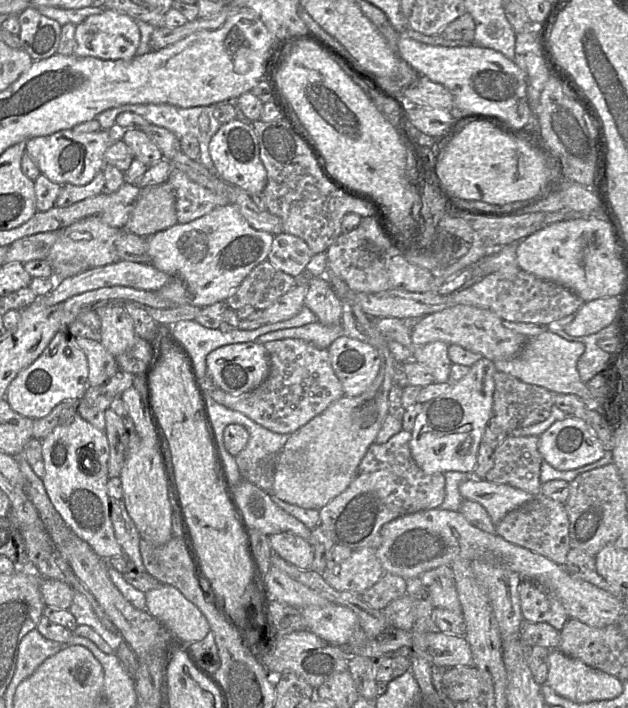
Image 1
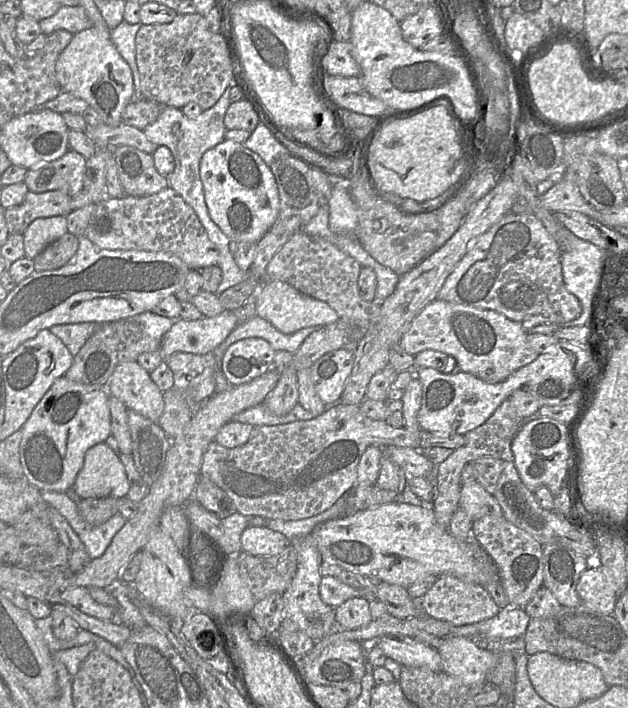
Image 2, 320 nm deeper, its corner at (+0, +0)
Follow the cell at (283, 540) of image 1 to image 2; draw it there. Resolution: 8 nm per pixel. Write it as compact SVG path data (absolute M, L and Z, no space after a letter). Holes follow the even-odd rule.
M248 525L241 535L241 550L253 556L272 556L281 552L289 540L266 526Z

